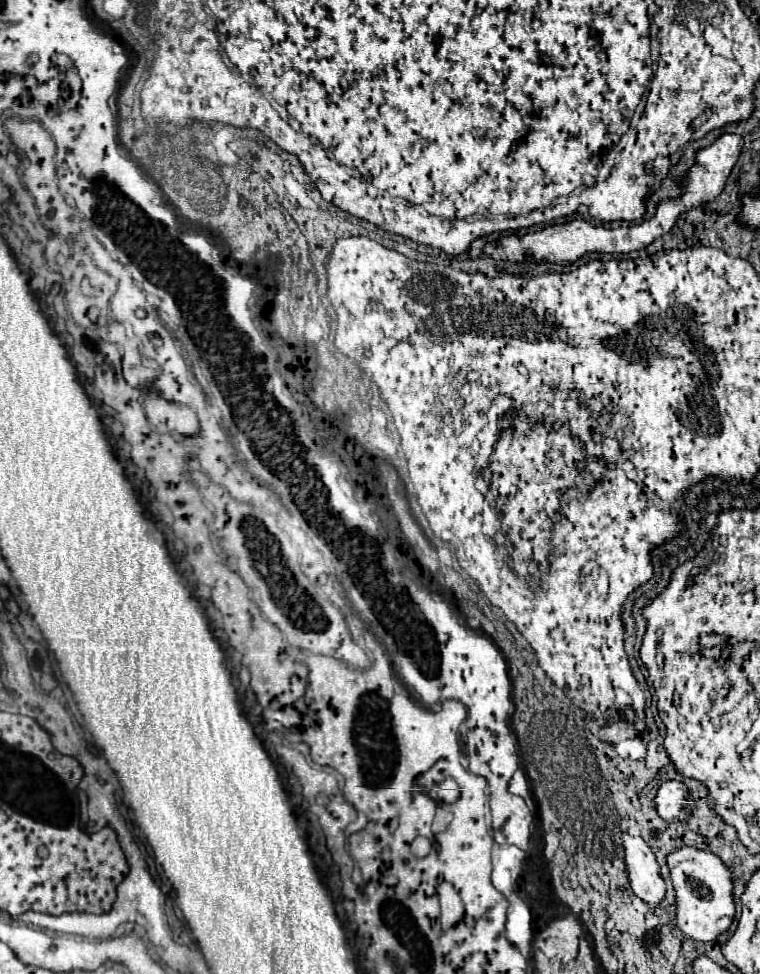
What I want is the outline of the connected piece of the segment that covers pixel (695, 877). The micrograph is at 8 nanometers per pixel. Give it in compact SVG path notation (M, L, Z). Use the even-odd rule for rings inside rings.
M679 847L667 855L667 867L675 889L675 925L697 941L713 941L727 931L735 917L735 905L731 899L733 881L725 863L709 851Z

